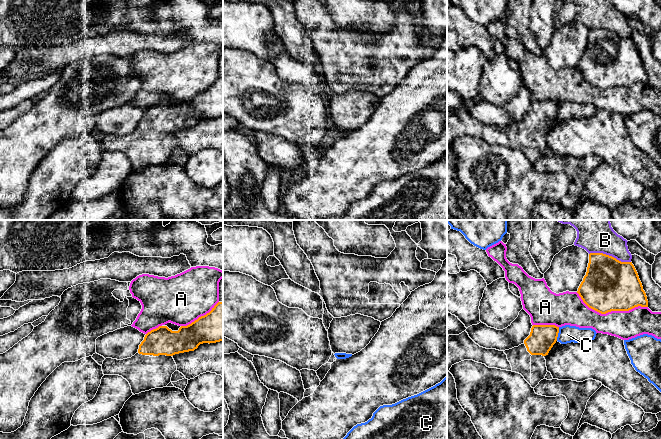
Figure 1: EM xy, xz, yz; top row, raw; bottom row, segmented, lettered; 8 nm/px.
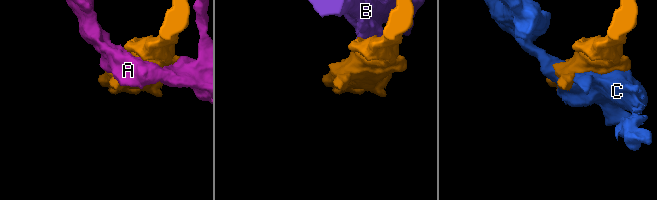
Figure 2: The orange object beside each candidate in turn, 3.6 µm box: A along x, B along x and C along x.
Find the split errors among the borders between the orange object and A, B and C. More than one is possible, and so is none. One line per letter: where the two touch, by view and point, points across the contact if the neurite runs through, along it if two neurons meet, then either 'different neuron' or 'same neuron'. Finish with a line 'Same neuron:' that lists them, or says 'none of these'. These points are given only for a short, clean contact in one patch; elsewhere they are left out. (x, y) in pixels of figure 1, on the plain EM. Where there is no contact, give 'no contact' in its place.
A: contact yz (611, 86); different neuron
B: contact yz (610, 32); different neuron
C: contact yz (557, 110); different neuron
Same neuron: none of these

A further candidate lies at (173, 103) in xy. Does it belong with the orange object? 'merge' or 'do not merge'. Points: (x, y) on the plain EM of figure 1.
do not merge

